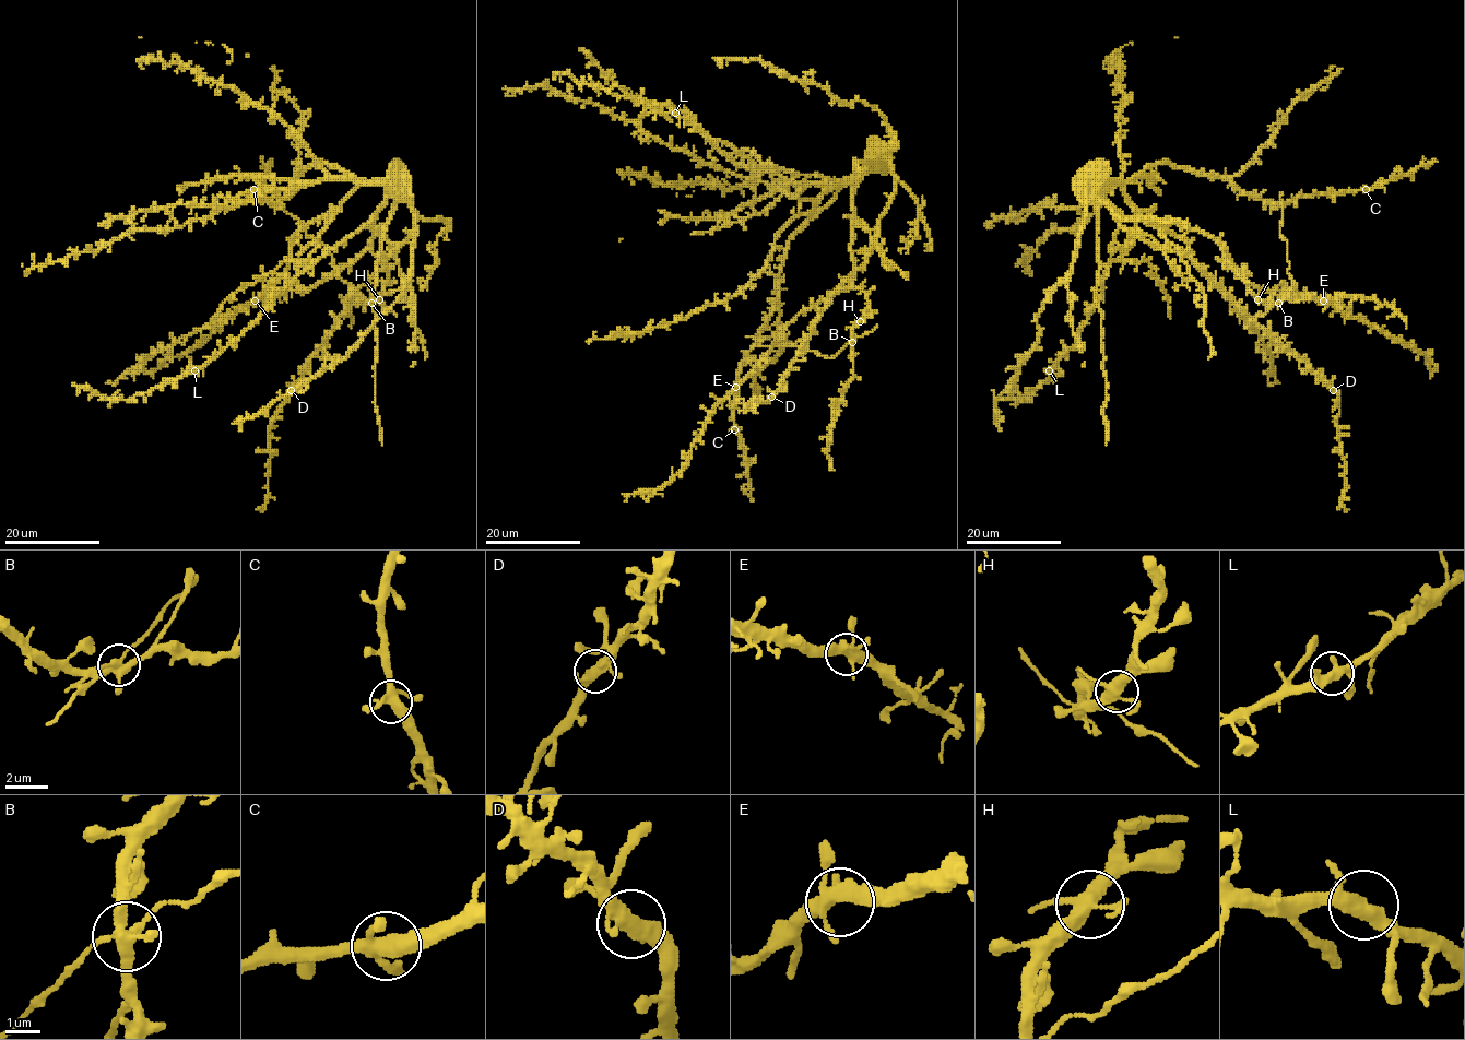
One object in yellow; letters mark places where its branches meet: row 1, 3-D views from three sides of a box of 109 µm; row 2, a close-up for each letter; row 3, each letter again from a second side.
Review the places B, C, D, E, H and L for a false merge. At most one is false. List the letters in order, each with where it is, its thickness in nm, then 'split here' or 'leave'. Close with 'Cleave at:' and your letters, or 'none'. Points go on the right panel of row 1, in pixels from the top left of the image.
B: at (1278, 303); 360 nm thick; leave
C: at (1366, 189); 380 nm thick; leave
D: at (1333, 390); 360 nm thick; leave
E: at (1323, 300); 400 nm thick; leave
H: at (1257, 299); 380 nm thick; leave
L: at (1049, 370); 360 nm thick; leave
Cleave at: none

